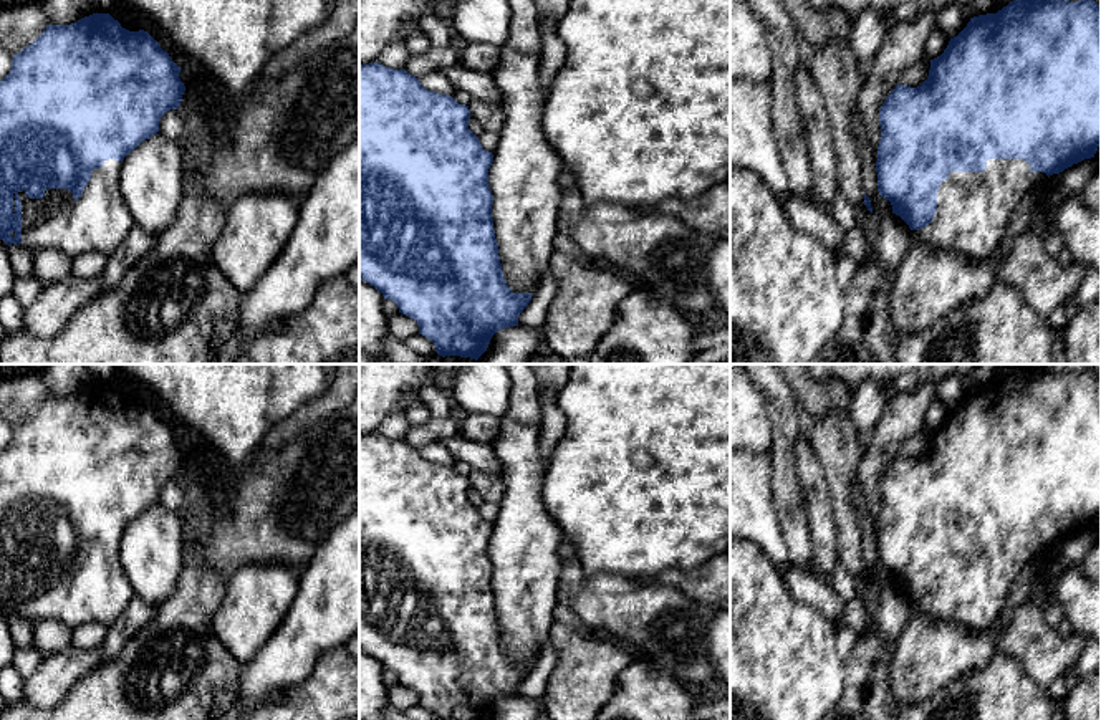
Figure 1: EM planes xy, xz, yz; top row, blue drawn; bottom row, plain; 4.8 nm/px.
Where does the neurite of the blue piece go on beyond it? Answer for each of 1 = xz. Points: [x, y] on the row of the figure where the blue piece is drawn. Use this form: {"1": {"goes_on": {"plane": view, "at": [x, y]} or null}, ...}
{"1": {"goes_on": null}}

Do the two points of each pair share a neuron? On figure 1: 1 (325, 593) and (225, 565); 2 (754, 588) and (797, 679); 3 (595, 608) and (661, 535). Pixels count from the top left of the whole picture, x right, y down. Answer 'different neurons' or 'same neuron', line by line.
1: different neurons
2: same neuron
3: different neurons

